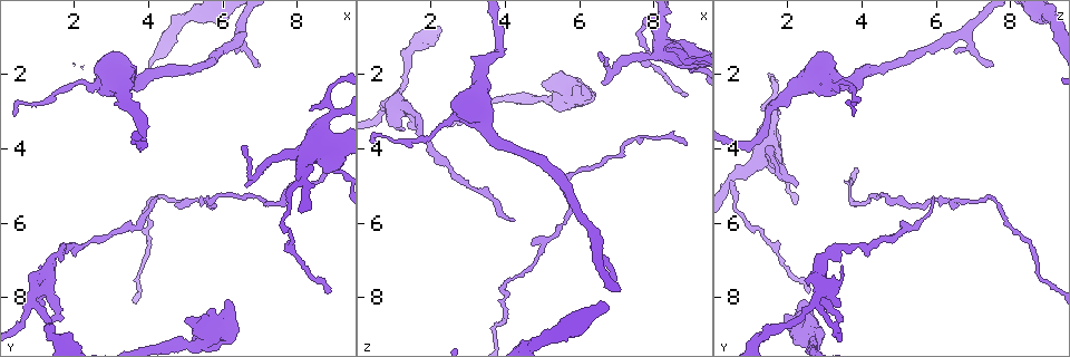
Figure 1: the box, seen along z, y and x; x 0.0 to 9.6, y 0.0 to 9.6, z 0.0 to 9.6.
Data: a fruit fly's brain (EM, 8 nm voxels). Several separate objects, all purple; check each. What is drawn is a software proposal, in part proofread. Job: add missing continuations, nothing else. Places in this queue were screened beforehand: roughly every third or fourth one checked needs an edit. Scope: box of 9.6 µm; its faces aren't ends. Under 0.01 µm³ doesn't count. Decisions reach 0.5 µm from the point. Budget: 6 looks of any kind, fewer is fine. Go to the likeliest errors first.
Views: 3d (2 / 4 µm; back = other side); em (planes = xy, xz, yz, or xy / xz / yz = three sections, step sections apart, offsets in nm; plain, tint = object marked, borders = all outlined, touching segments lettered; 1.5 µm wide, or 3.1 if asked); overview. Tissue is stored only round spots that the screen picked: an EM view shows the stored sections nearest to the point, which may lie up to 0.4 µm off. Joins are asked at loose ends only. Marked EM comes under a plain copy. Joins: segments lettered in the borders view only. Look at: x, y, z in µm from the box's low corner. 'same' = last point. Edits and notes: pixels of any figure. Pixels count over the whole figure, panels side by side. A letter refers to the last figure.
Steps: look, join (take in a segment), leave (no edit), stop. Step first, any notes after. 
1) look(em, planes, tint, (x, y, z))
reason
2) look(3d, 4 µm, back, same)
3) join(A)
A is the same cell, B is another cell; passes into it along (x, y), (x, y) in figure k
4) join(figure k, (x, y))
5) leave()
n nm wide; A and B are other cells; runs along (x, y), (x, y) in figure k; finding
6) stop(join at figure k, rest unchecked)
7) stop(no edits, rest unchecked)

look(em, planes, borders, (6.90, 1.80, 7.60))

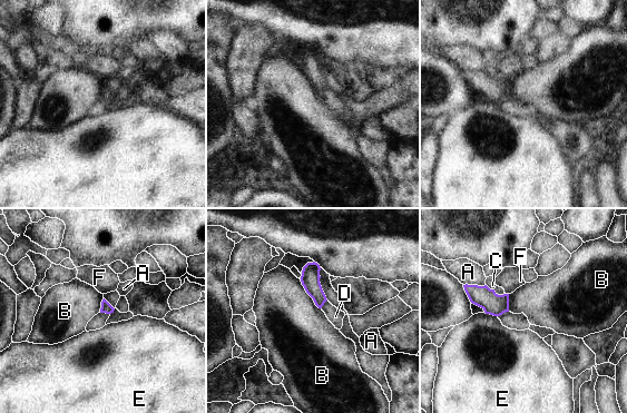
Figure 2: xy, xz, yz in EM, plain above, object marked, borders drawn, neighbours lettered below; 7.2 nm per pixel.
leave()
A, B, C, D, E and F are other cells; border along (300, 279), (305, 292), (321, 308) in figure 2; none of them fits

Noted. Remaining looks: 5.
look(em, xy, step 4, borders, (6.55, 5.05, 2.15))
free end

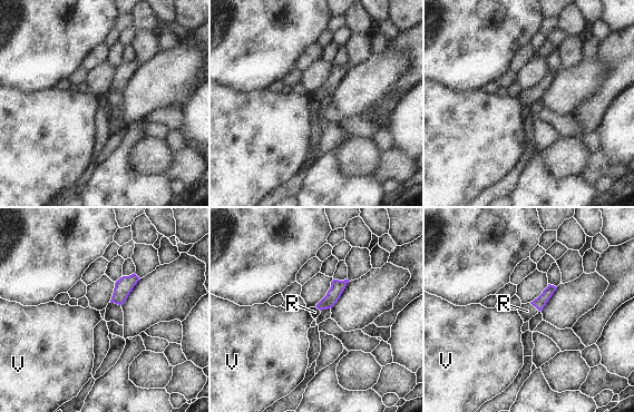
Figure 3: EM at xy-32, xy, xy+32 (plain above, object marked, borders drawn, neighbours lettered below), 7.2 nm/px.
join(R)
R is the same cell, V is another cell; passes into it along (542, 300), (535, 306), (527, 311) in figure 3; the neuron continues

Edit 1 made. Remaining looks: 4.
look(3d, 4 µm, (8.80, 7.95, 2.60))
end of a long branch

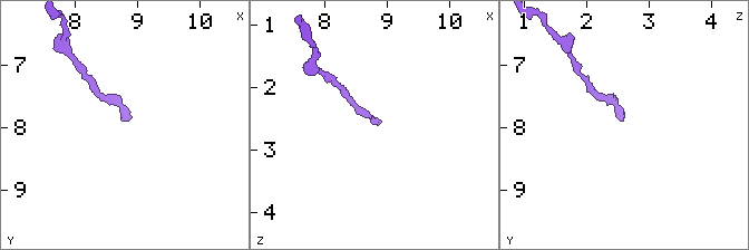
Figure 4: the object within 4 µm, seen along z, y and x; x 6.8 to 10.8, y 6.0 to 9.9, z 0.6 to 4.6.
look(em, xy, step 4, borders, (8.85, 7.90, 2.55))

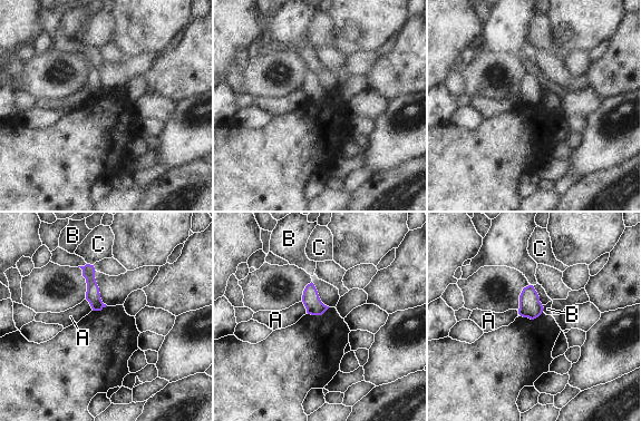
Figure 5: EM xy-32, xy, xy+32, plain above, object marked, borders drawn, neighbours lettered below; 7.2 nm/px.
leave()
A touches over 100 nm; A, B and C are other cells; border along (542, 305), (543, 311) in figure 5; none of them fits

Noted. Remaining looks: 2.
stop(join at figure 3, rest unchecked)

